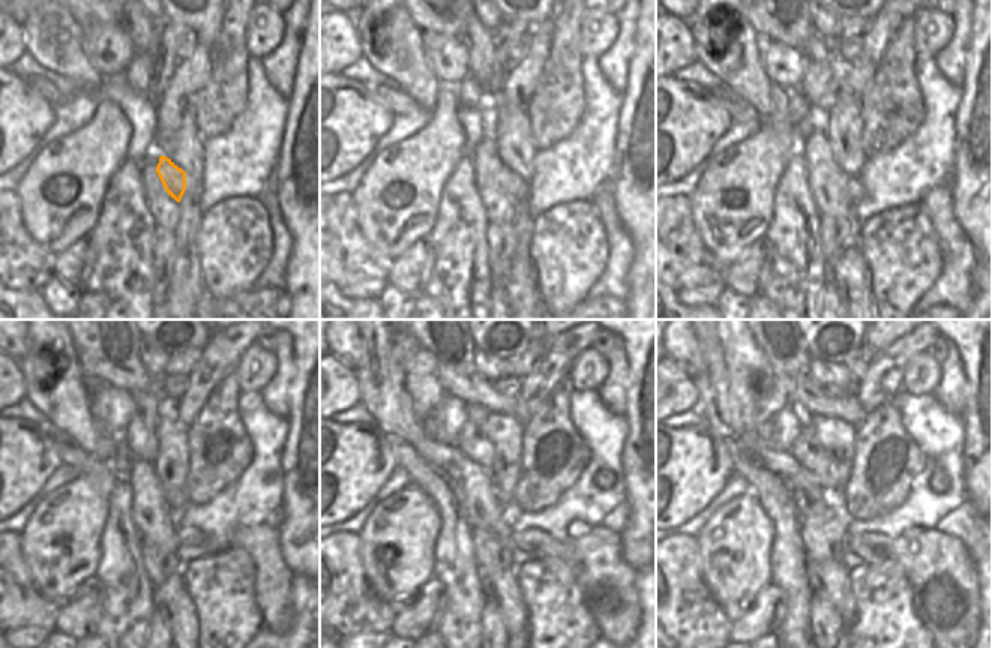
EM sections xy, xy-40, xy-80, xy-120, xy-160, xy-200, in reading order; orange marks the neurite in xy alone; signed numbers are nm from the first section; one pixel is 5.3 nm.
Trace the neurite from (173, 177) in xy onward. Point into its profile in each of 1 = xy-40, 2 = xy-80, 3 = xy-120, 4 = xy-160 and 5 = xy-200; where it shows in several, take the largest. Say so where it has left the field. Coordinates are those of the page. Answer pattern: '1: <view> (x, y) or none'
1: xy-40 (517, 188)
2: xy-80 (854, 191)
3: xy-120 (186, 536)
4: xy-160 (608, 584)
5: xy-200 (943, 578)

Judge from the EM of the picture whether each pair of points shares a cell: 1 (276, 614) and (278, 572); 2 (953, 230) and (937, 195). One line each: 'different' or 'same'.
1: same
2: same

